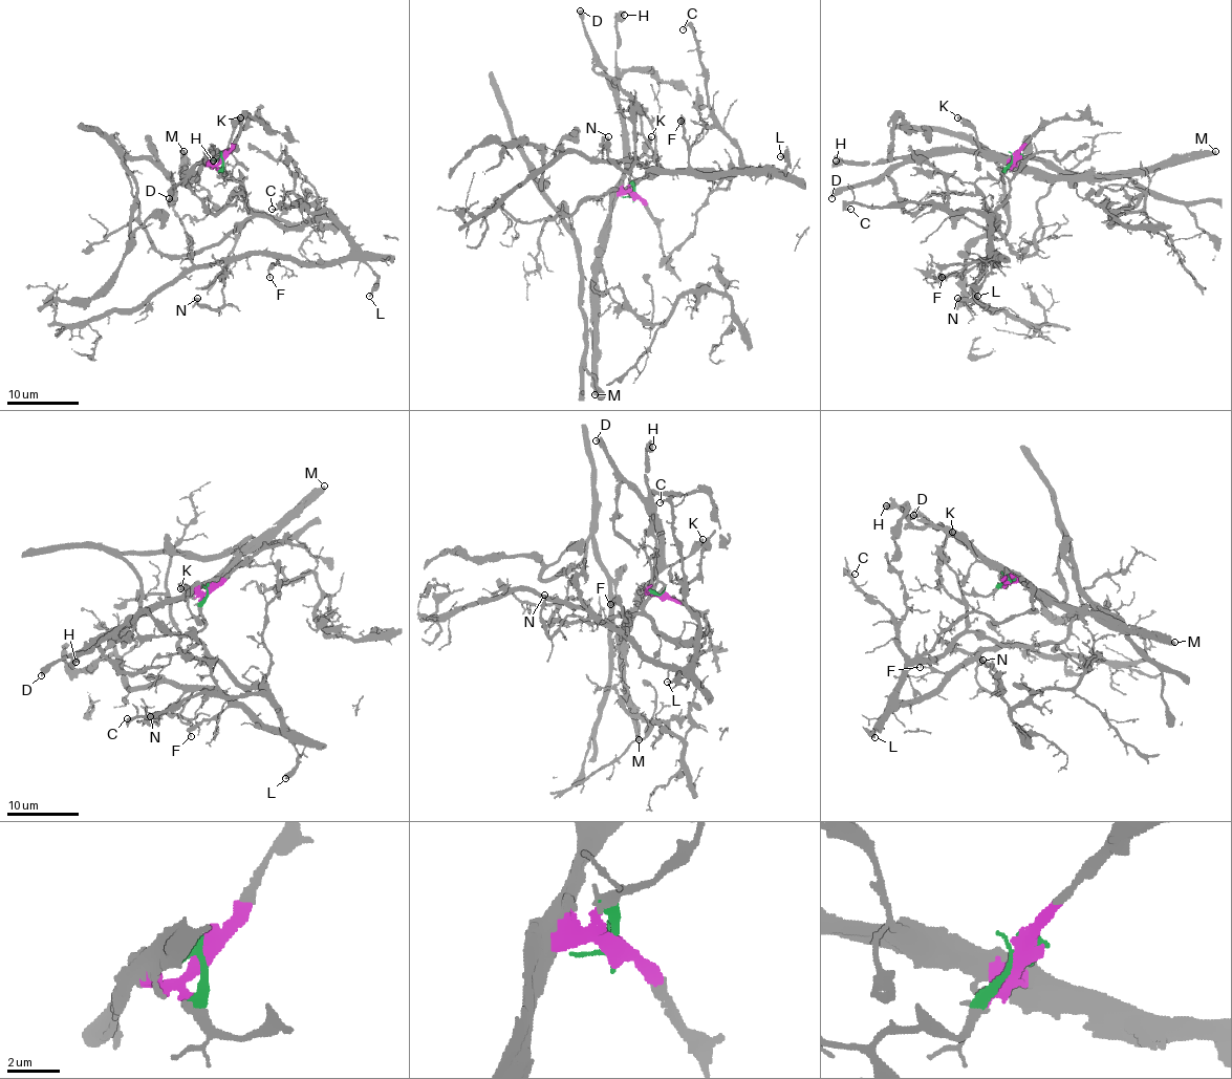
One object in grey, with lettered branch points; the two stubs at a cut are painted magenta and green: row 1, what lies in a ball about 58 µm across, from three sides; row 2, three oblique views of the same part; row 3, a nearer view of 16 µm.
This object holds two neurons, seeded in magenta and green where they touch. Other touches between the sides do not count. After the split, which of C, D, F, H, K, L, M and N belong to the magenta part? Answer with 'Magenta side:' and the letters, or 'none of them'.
Magenta side: D, H, K, M

